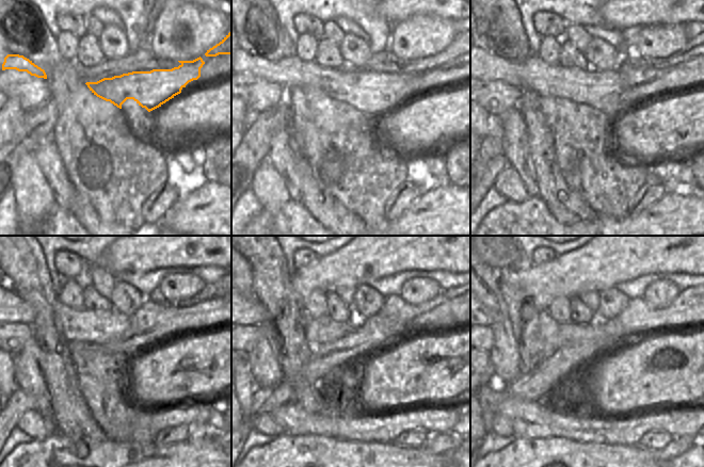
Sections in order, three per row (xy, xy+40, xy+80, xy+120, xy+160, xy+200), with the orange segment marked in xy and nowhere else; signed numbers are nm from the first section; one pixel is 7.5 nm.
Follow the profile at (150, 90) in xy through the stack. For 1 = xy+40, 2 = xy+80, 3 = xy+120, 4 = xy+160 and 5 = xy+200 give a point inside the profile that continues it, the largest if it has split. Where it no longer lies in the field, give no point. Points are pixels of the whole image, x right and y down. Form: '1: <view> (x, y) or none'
1: xy+40 (372, 93)
2: xy+80 (601, 90)
3: xy+120 (98, 326)
4: xy+160 (253, 312)
5: xy+200 (492, 313)

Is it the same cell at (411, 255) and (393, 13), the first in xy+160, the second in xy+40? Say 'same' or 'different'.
same

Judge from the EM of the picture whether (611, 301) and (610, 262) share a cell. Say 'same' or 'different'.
different

